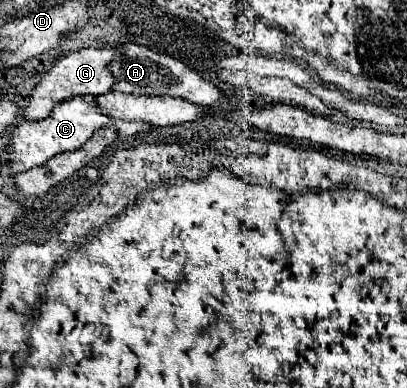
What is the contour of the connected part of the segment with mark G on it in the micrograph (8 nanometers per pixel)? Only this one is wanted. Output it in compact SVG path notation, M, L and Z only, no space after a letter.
M81 48L77 52L71 52L63 58L59 58L55 62L55 66L49 72L45 72L41 82L31 90L29 106L23 110L25 120L37 122L37 120L47 118L55 104L59 104L59 102L63 102L65 98L71 98L71 96L85 96L85 94L99 96L99 94L109 92L115 78L107 70L107 64L117 56L119 54L117 54L115 48Z

